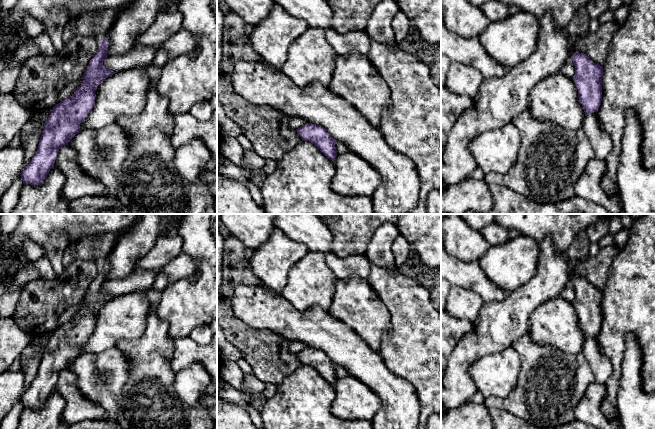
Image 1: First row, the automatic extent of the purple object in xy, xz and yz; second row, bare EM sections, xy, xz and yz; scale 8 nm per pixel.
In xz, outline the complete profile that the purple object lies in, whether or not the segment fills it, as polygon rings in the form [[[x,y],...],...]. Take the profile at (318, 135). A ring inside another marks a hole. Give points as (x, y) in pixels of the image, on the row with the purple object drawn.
[[[307,123],[296,130],[302,140],[312,142],[327,158],[334,161],[337,156],[336,140],[332,138],[325,128]]]

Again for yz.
[[[579,52],[574,53],[571,59],[575,66],[573,80],[578,88],[579,102],[587,116],[597,112],[601,105],[603,66]]]

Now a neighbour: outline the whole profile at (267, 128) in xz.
[[[226,10],[223,21],[222,58],[217,63],[217,100],[227,116],[252,143],[252,149],[265,160],[279,161],[302,139],[288,126],[292,117],[269,106],[251,104],[238,95],[232,82],[235,65],[241,61],[264,62],[245,34],[241,17]]]

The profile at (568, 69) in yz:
[[[571,58],[563,65],[560,72],[565,76],[573,79],[575,74],[575,66]]]

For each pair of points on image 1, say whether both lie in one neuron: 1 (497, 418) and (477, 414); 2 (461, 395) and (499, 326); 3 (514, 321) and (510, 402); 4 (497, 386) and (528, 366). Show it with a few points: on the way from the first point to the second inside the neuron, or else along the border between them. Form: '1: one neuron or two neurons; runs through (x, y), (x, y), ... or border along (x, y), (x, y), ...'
1: two neurons; border along (488, 409), (489, 415), (492, 418)
2: one neuron; runs through (460, 377), (460, 363), (483, 340)
3: two neurons; border along (526, 331), (511, 346)
4: two neurons; border along (514, 349), (520, 373), (510, 392)

